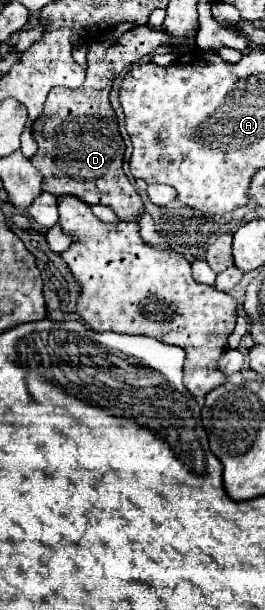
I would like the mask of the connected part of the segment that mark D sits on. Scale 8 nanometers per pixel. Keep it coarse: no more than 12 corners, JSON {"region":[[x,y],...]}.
{"region":[[171,37],[89,45],[85,83],[53,87],[31,125],[43,191],[139,221],[109,103],[121,71]]}

